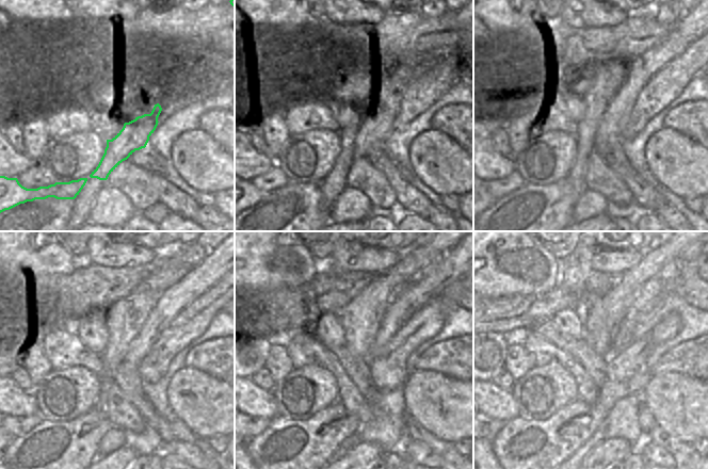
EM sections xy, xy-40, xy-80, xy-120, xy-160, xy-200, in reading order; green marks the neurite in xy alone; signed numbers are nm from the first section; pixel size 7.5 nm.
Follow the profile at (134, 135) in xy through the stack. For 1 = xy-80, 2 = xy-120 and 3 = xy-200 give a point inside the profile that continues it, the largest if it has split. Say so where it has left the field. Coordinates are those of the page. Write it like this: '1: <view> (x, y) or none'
1: xy-80 (690, 28)
2: xy-120 (212, 268)
3: xy-200 (640, 319)

